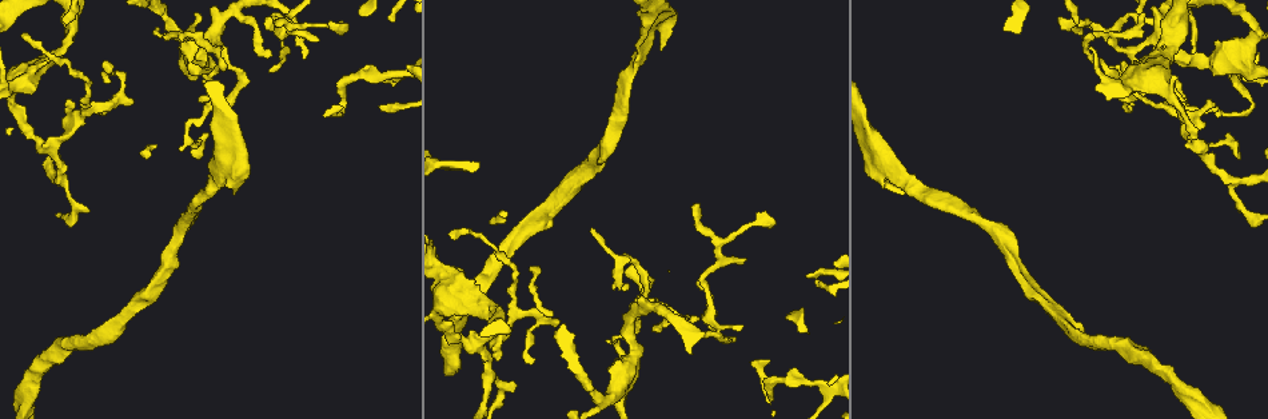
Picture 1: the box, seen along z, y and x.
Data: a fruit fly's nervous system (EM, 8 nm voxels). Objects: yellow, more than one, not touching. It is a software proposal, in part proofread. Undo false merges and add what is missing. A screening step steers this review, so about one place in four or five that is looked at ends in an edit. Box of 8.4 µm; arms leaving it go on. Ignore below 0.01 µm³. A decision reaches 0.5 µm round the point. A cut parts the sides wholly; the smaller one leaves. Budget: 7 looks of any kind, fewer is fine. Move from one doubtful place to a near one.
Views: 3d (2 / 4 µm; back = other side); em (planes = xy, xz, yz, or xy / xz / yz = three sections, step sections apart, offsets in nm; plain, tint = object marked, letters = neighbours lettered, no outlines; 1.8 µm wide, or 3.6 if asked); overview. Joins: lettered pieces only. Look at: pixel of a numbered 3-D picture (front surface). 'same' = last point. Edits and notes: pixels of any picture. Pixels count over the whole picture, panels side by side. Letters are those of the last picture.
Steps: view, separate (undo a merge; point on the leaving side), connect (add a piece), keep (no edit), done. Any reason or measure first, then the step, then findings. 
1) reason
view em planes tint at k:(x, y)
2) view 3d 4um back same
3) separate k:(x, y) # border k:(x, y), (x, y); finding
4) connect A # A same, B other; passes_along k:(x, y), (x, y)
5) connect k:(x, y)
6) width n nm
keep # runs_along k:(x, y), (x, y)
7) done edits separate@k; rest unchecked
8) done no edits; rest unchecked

three arms meet
view em planes letters at 1:(452, 289)

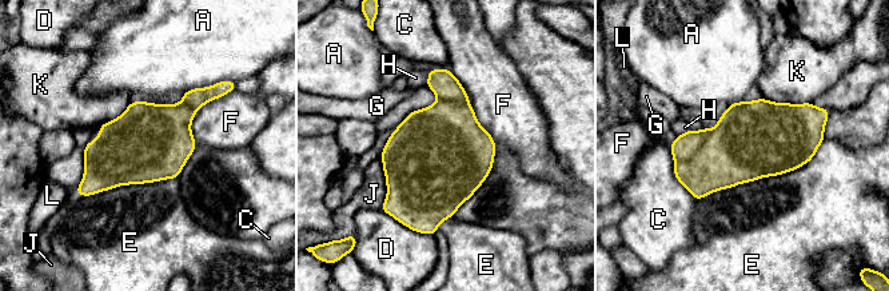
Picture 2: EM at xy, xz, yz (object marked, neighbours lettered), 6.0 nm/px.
keep # A other, C other, D other, E other, F other, G other, H other, J other, K other, L other; border 2:(176, 178), (119, 184), (87, 196); continuous, no second neuron

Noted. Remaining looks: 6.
sharp bend
view em planes letters at 1:(710, 318)

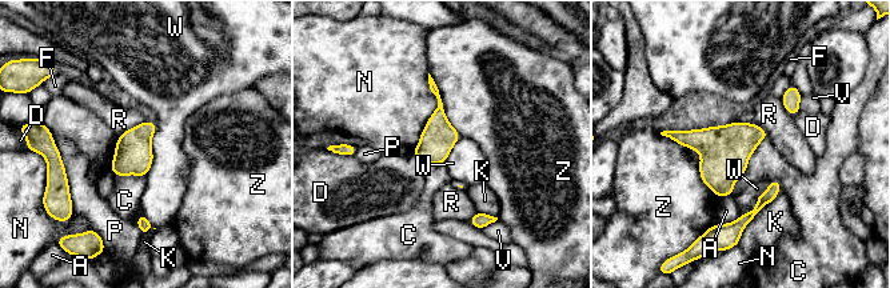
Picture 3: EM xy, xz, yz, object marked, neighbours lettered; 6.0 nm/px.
keep # A other, C other, D other, F other, K other, N other, P other, R other, V other, W other, Z other; border 3:(155, 120), (152, 164), (144, 176); continuous, no second neuron

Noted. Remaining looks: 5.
view 3d 4um back at 1:(650, 36)

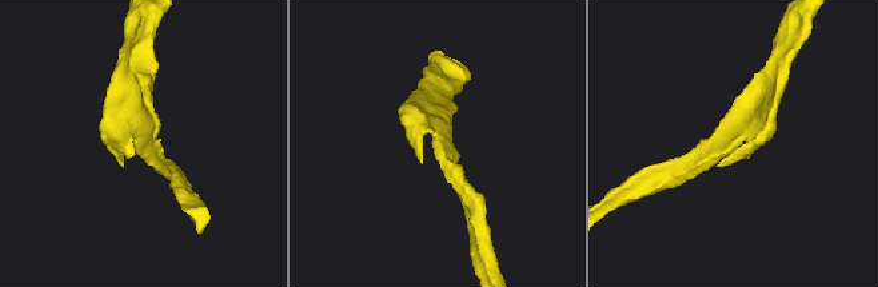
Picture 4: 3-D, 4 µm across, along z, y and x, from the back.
shape alone is not enough
view em xz step 16 tint at 4:(140, 137)

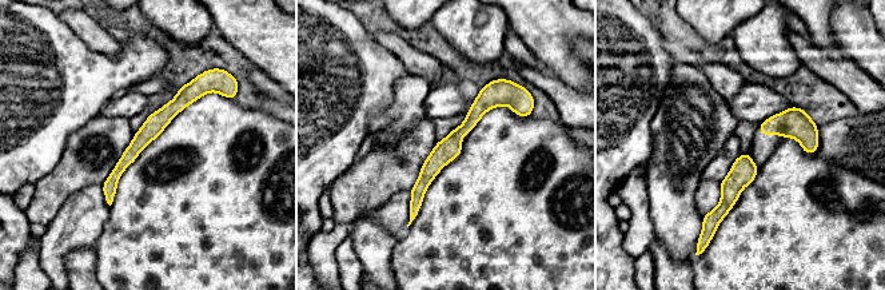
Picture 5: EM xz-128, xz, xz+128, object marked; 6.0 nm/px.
view em yz step 8 letters same

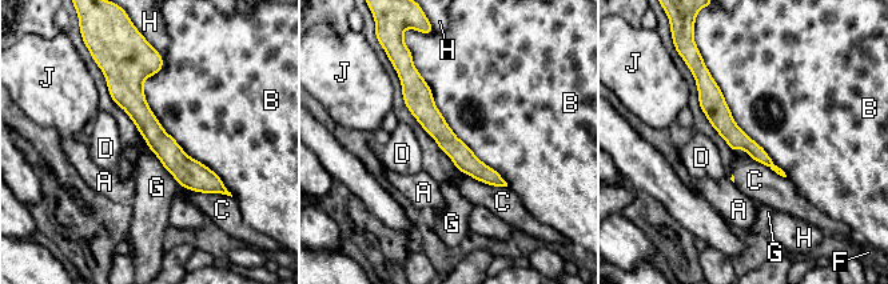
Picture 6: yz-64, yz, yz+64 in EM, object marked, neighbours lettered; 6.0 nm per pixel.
connect C # A other, B other, C same, D other, F other, G other, H other, J other; the neuron continues

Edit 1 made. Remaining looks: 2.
done edits connect@6; rest unchecked

